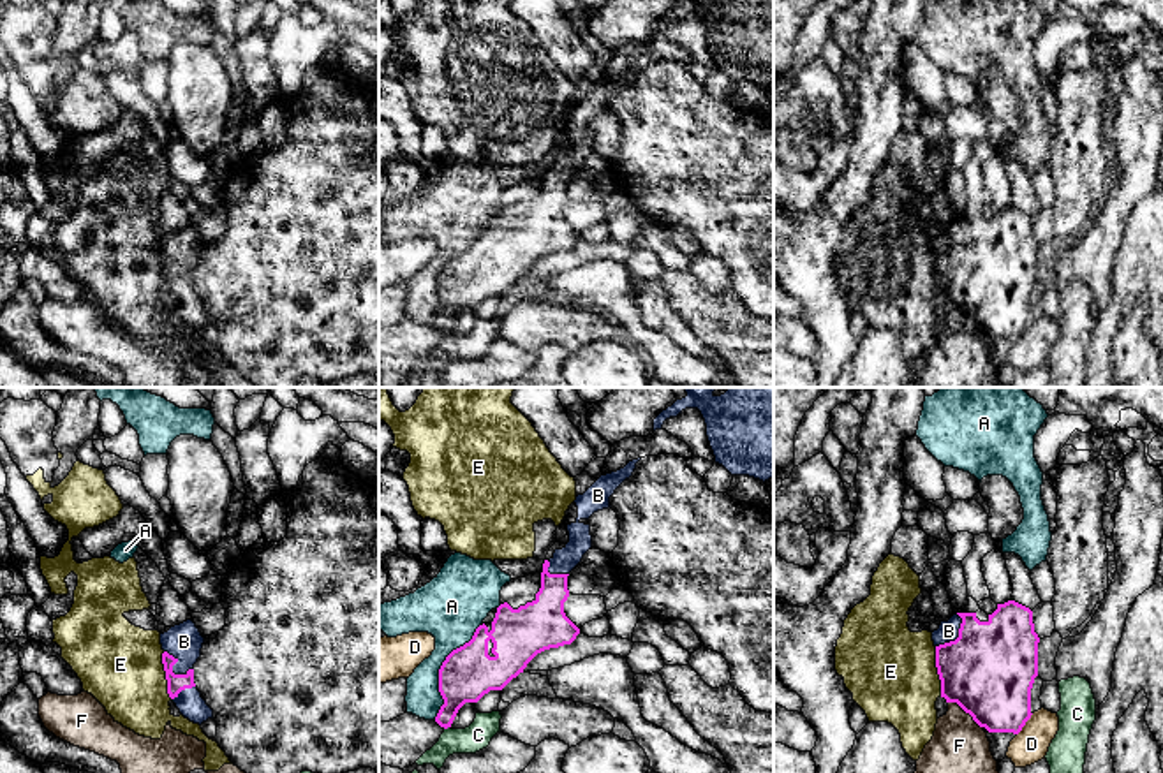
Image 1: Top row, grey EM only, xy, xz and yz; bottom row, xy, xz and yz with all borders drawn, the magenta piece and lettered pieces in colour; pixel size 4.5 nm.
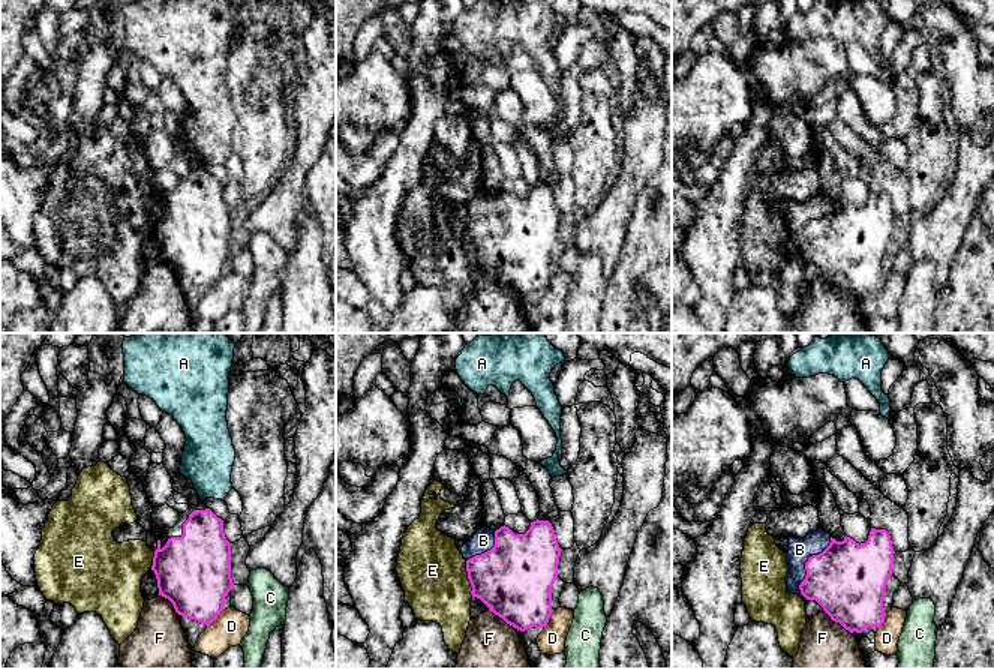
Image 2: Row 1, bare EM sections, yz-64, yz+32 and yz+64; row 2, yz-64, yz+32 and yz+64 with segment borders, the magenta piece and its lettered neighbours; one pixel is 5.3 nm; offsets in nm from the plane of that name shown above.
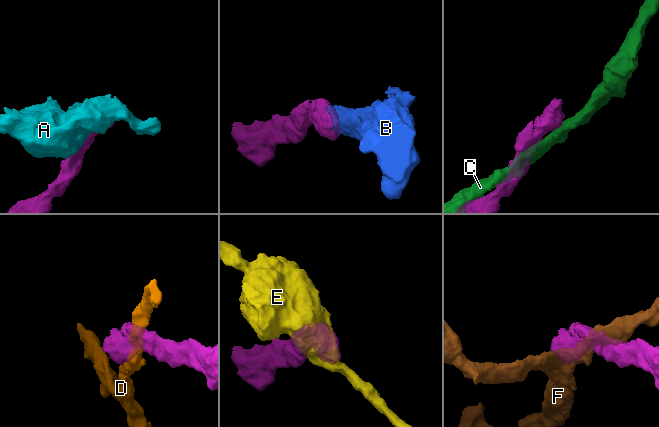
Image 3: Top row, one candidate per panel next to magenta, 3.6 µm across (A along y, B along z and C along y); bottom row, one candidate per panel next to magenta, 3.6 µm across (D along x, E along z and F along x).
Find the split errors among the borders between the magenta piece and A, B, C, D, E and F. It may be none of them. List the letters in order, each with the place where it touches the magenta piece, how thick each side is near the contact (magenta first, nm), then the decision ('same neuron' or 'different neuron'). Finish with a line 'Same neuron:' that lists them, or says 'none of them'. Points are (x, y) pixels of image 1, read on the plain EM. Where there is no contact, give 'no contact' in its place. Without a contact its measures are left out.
A: xz (439, 275) | 240/240 nm | different neuron
B: xy (171, 275) | 80/170 nm | same neuron
C: xz (446, 333) | 240/120 nm | different neuron
D: yz (1024, 330) | 360/160 nm | different neuron
E: yz (938, 277) | 420/400 nm | different neuron
F: yz (966, 317) | 420/320 nm | different neuron
Same neuron: B

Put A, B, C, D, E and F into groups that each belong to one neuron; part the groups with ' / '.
A / B / C / D / E / F

